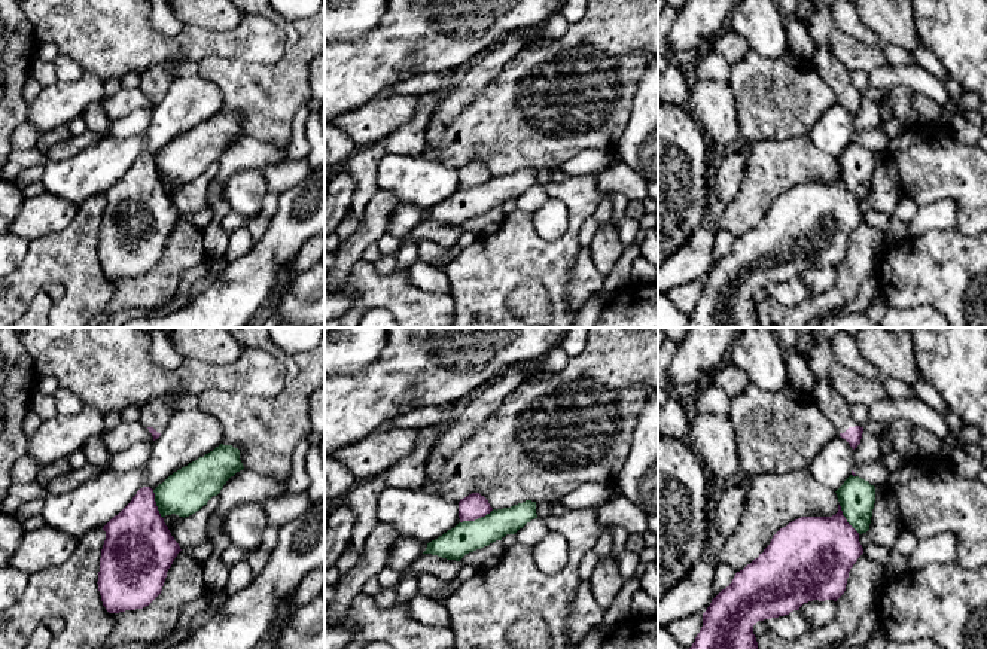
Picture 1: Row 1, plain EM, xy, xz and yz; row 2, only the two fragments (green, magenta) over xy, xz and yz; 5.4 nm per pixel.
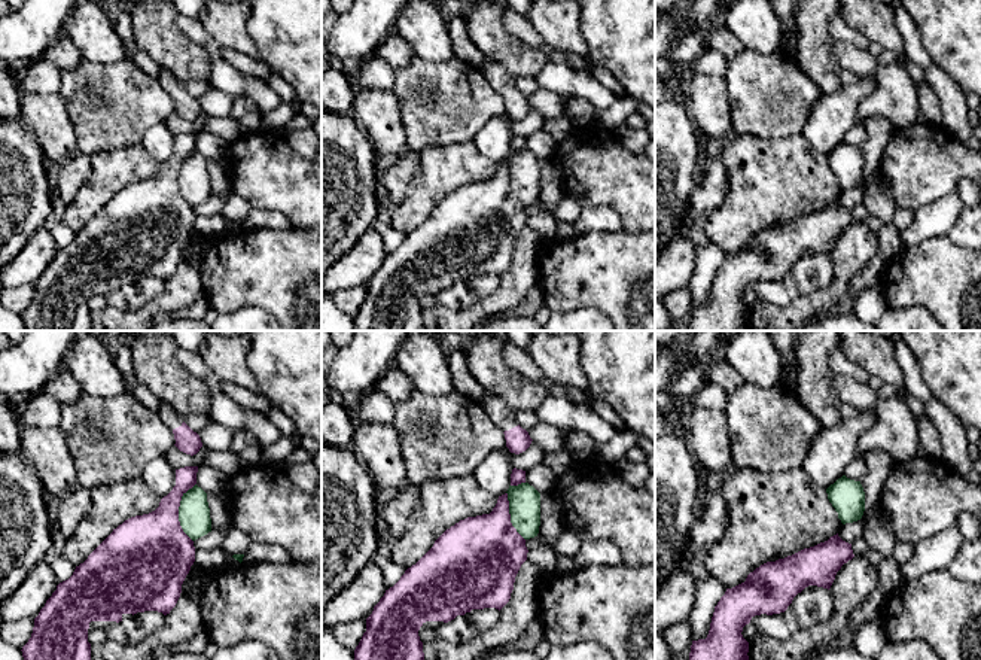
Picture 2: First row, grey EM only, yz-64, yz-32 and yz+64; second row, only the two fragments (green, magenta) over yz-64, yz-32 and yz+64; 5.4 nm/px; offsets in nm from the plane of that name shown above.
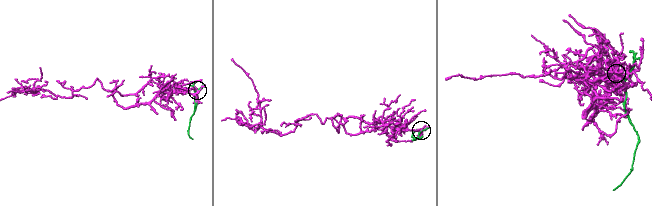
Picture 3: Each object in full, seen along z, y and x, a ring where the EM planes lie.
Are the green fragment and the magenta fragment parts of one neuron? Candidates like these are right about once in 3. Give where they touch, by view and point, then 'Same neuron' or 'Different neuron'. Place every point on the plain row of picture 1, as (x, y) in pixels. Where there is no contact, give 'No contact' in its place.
Touches green at xz (478, 185). Different neuron

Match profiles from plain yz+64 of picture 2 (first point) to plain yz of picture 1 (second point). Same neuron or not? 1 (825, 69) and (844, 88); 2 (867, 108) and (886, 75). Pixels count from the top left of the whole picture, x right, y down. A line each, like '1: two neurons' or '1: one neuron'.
1: one neuron
2: two neurons

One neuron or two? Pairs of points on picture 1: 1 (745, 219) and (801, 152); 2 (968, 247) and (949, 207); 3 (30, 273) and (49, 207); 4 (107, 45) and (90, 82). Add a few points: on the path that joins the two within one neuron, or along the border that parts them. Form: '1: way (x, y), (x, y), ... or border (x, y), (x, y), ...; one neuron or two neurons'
1: way (752, 203), (785, 167); one neuron
2: border (956, 227), (932, 228), (922, 235); two neurons
3: border (72, 219), (61, 229), (37, 235), (30, 241); two neurons
4: border (84, 70), (96, 73), (104, 82); two neurons

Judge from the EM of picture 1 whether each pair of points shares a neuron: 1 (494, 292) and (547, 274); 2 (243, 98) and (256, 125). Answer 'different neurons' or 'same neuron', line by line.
1: same neuron
2: same neuron

